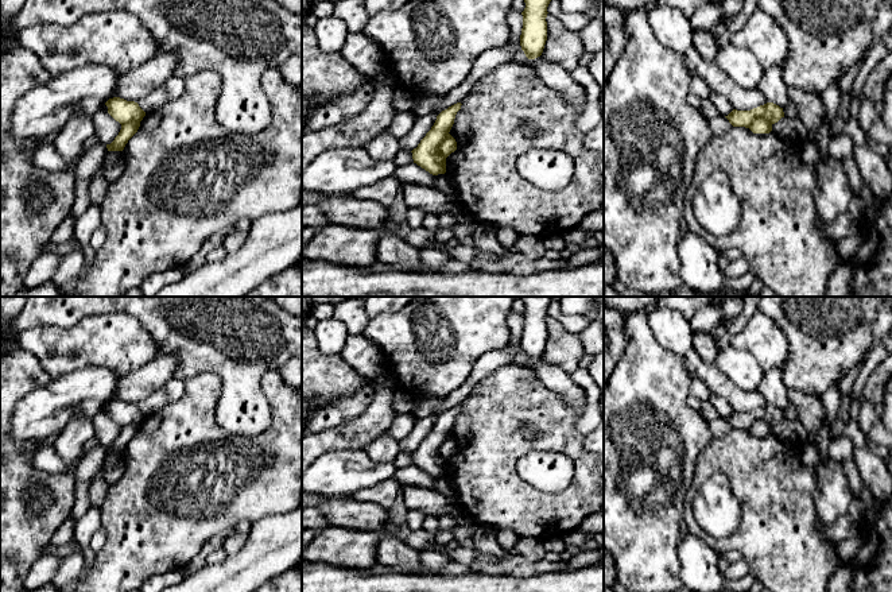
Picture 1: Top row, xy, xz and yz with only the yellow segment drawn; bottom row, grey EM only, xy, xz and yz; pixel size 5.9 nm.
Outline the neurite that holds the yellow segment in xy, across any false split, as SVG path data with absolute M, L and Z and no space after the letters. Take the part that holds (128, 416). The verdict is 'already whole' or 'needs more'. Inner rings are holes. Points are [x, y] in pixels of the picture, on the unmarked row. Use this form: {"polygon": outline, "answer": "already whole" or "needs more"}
{"polygon": "M120 399L109 401L105 407L108 415L121 426L119 437L110 446L106 446L106 450L108 453L123 453L128 442L137 434L146 414L137 405Z", "answer": "already whole"}

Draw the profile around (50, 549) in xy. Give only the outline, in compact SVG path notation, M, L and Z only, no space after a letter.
M74 538L69 543L61 546L49 542L44 546L42 556L66 557L73 552L82 552L82 547L78 545L78 542Z

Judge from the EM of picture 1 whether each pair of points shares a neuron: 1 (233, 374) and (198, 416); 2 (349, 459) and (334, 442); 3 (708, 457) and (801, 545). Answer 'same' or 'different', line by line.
1: different
2: different
3: same

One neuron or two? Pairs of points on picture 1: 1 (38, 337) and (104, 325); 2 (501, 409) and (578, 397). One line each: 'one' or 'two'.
1: one
2: two

